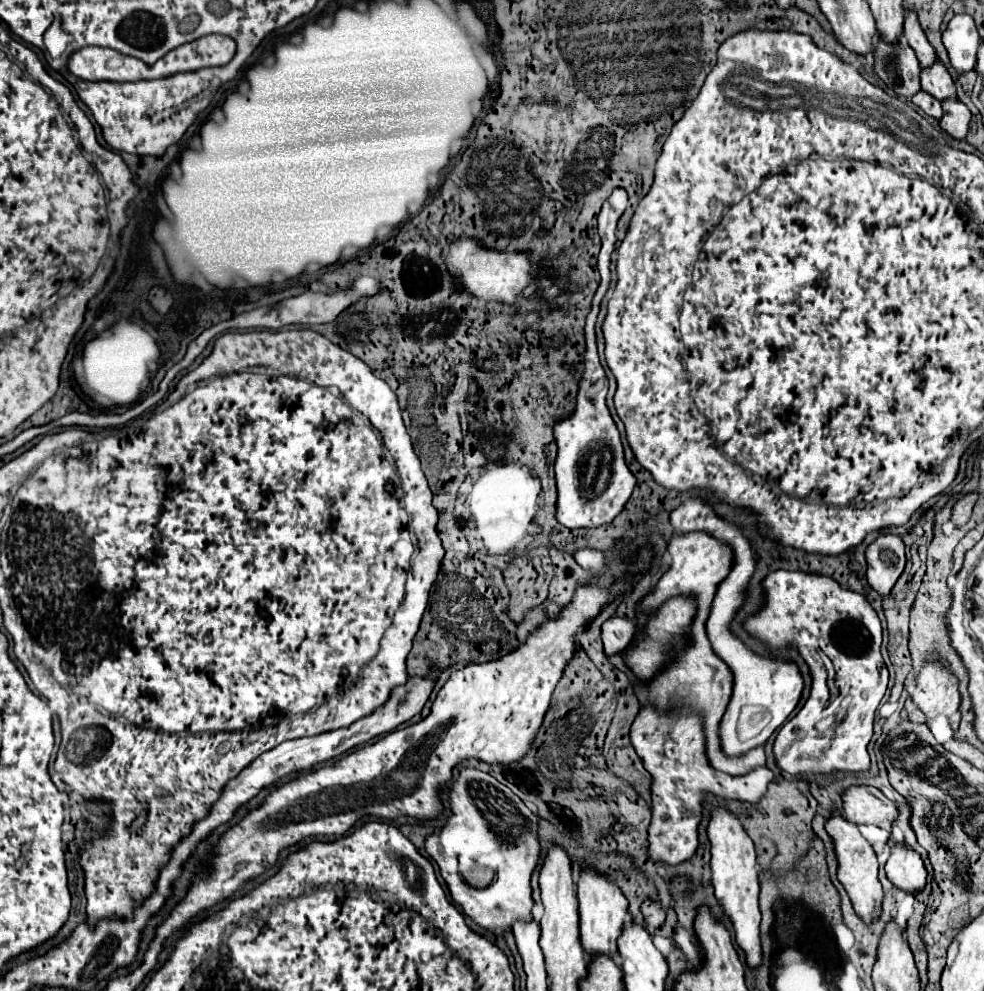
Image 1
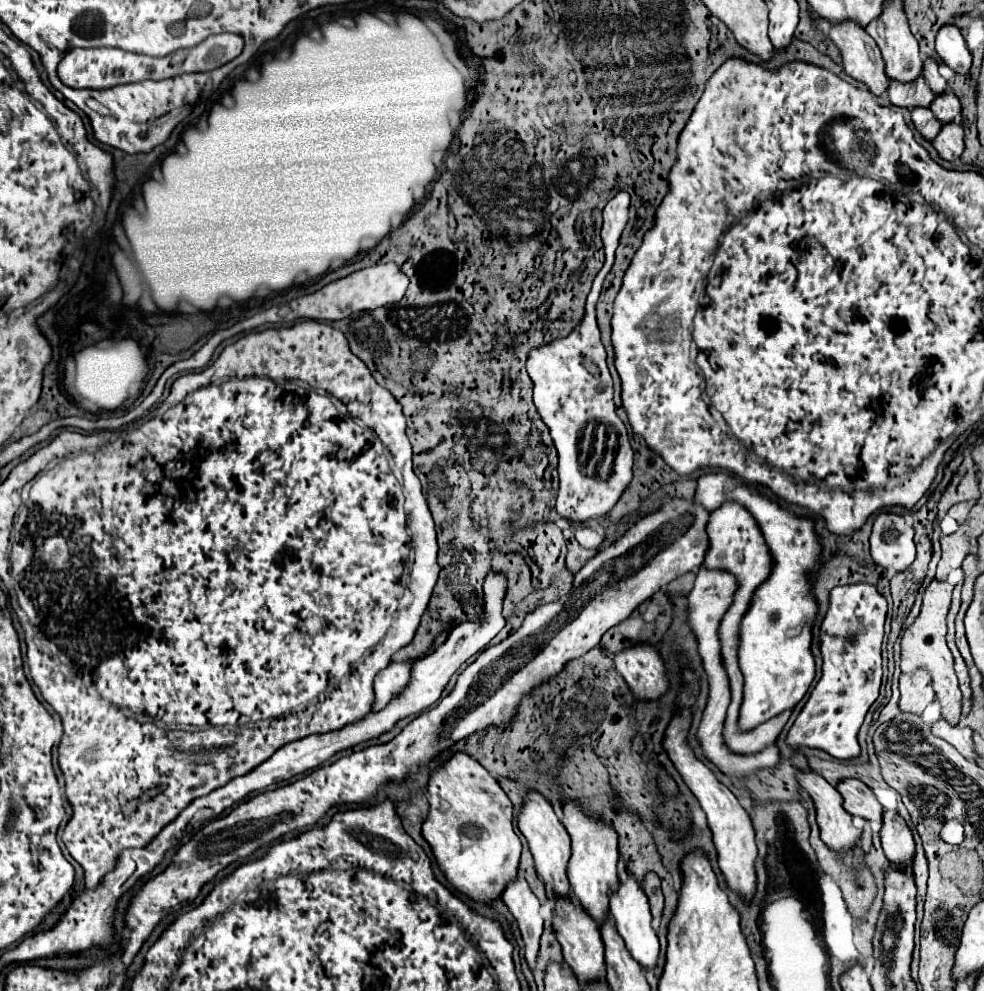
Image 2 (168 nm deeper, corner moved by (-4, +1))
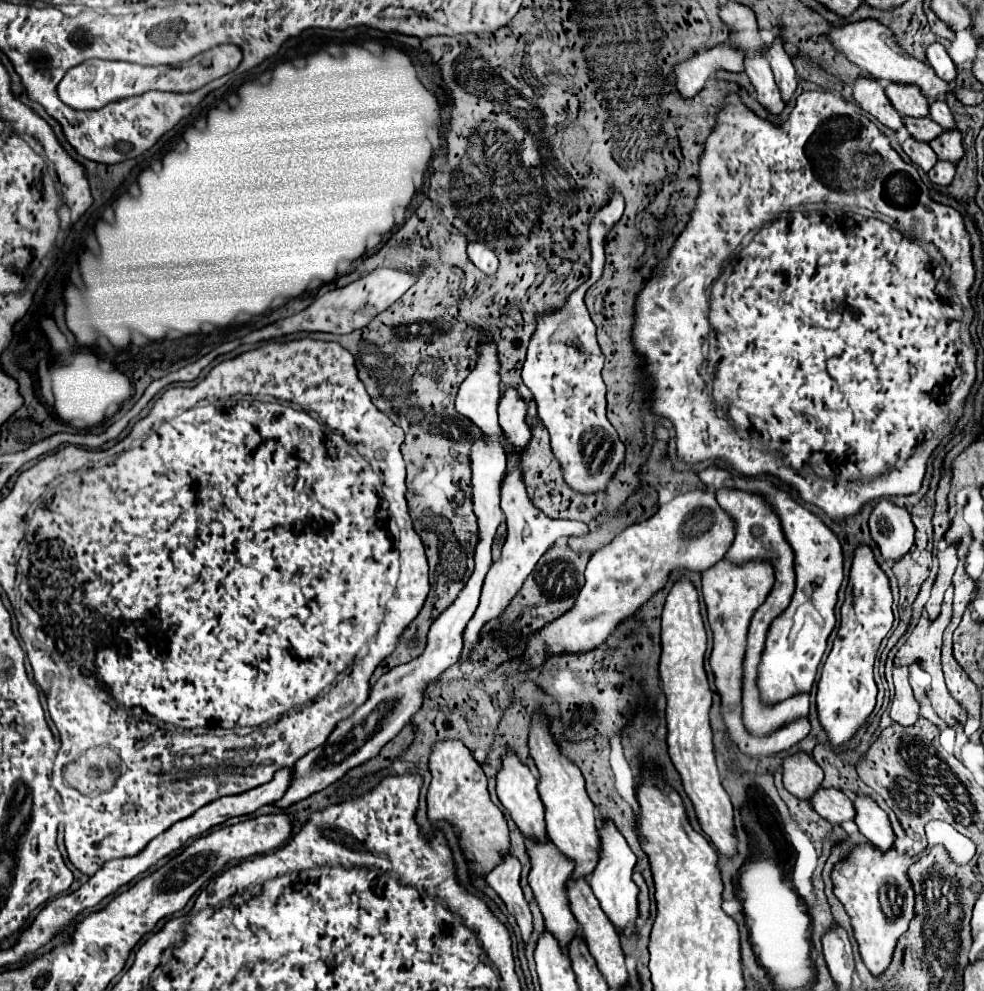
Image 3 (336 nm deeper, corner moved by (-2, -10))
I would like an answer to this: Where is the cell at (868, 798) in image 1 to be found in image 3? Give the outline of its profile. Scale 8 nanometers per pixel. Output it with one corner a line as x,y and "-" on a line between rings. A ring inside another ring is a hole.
819,789
815,793
815,799
811,799
813,809
825,817
829,823
841,825
845,821
855,821
855,807
853,801
847,799
847,795
839,789

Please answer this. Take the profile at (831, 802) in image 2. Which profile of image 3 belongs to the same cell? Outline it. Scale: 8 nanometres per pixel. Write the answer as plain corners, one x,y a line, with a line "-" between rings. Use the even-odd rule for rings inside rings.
795,753
785,759
783,785
791,795
809,803
815,791
821,787
821,781
823,781
823,771
819,765
815,765
811,755

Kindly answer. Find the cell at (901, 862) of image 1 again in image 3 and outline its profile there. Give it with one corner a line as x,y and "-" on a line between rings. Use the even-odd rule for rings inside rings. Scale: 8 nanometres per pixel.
857,797
855,799
855,809
857,817
855,823
859,831
879,849
879,851
889,851
895,845
895,831
891,827
891,821
883,809
877,807
875,801
869,797

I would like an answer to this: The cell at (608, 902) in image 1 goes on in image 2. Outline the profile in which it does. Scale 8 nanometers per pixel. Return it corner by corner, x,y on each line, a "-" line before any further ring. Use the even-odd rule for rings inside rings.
567,800
563,804
563,818
561,818
565,830
571,836
571,858
567,866
567,878
571,884
571,894
579,900
579,904
601,924
605,916
609,916
609,890
617,890
617,832
603,824
601,820
595,820
593,816
585,814
579,802

